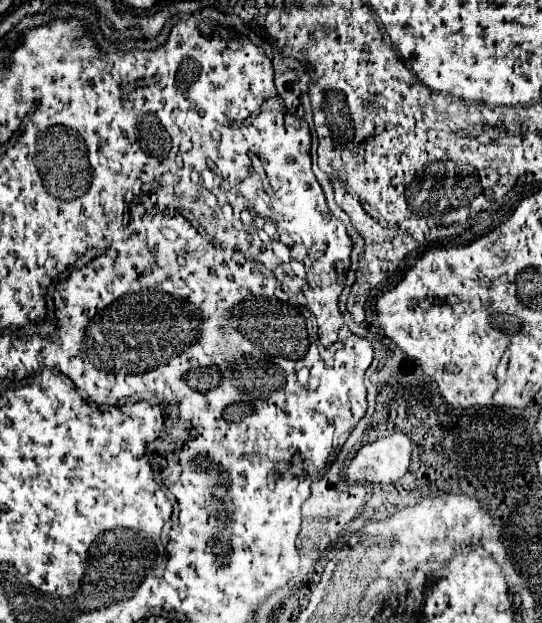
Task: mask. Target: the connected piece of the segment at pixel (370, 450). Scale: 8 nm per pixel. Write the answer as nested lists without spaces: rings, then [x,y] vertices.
[[[392,433],[390,437],[364,445],[350,461],[346,479],[350,483],[396,483],[408,471],[410,453],[410,437],[404,433]]]

